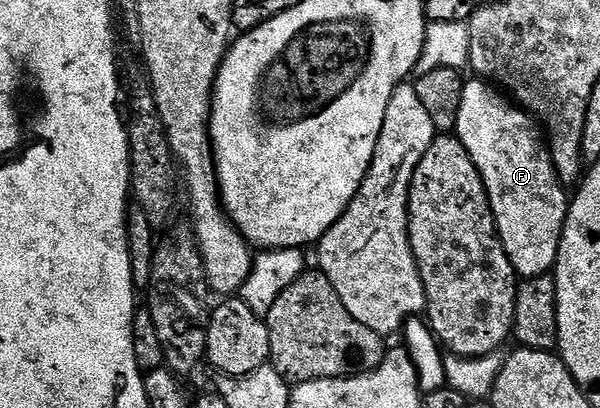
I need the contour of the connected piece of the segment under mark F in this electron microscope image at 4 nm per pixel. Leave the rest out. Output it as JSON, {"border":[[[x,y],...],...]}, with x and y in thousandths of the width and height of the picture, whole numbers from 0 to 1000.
{"border":[[[787,189],[773,208],[770,260],[763,267],[757,328],[783,375],[803,434],[817,493],[817,512],[823,522],[823,542],[837,591],[837,610],[843,610],[843,630],[850,630],[850,650],[857,650],[862,676],[875,686],[915,672],[927,652],[940,544],[947,539],[950,478],[948,471],[940,471],[945,468],[942,451],[935,449],[927,429],[920,375],[910,358],[908,333],[893,294],[872,262],[855,250],[845,230],[828,221],[818,201]]]}

